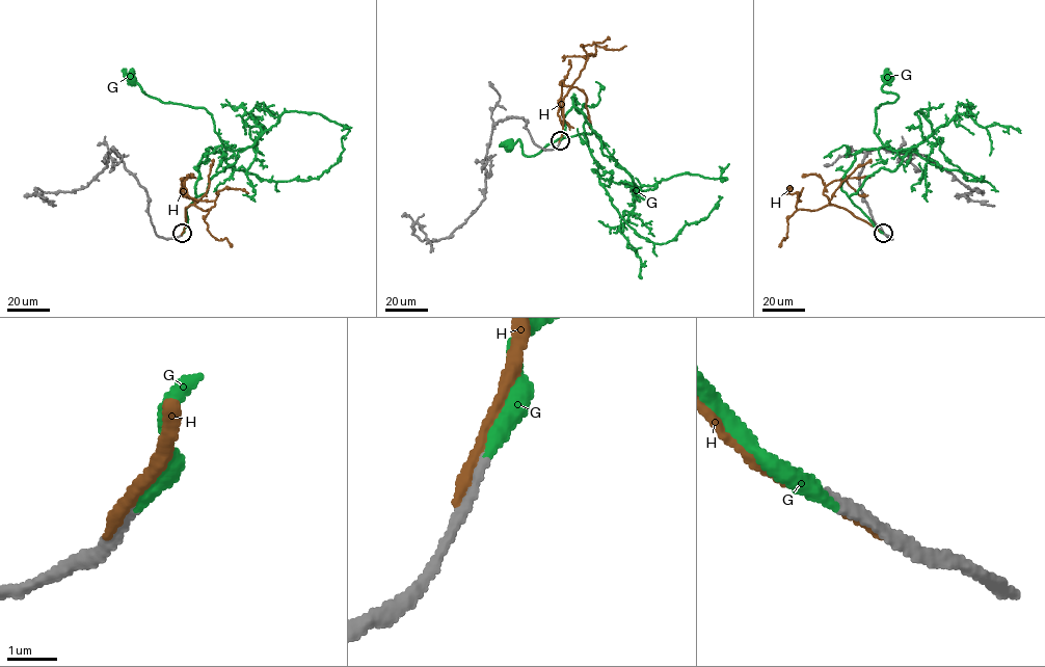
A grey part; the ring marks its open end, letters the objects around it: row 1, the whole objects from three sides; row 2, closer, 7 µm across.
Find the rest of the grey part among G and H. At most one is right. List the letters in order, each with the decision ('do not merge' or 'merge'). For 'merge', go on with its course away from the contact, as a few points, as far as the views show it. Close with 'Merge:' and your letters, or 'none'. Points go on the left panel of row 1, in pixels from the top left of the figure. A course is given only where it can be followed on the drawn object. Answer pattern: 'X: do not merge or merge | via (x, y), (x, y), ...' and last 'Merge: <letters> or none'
G: merge | via (182, 233), (186, 209), (243, 149), (226, 149), (205, 108), (163, 103), (133, 78)
H: do not merge
Merge: G

